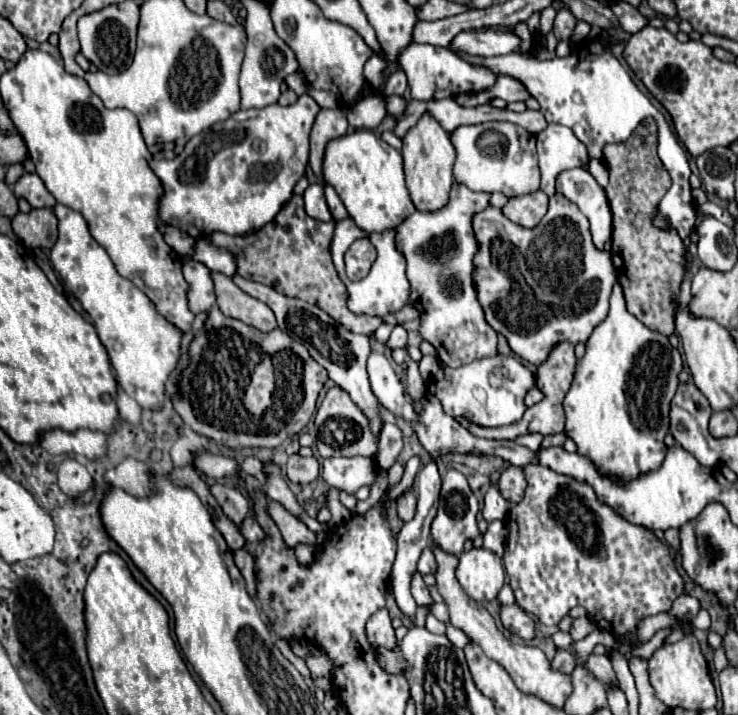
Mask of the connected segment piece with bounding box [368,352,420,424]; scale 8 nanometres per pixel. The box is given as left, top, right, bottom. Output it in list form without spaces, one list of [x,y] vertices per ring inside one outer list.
[[[372,352],[372,356],[368,358],[368,376],[372,392],[378,398],[380,406],[384,406],[396,418],[402,418],[410,424],[418,420],[420,414],[416,412],[414,400],[410,398],[406,386],[398,380],[394,368],[390,366],[384,354]]]

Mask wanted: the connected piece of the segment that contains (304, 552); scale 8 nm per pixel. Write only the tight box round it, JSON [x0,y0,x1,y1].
[294,544,314,566]

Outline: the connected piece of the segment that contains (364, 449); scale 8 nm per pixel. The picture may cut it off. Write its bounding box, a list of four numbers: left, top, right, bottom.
[316,386,376,458]

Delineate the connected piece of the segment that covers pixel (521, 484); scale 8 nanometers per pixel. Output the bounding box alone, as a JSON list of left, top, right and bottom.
[500,466,526,504]

